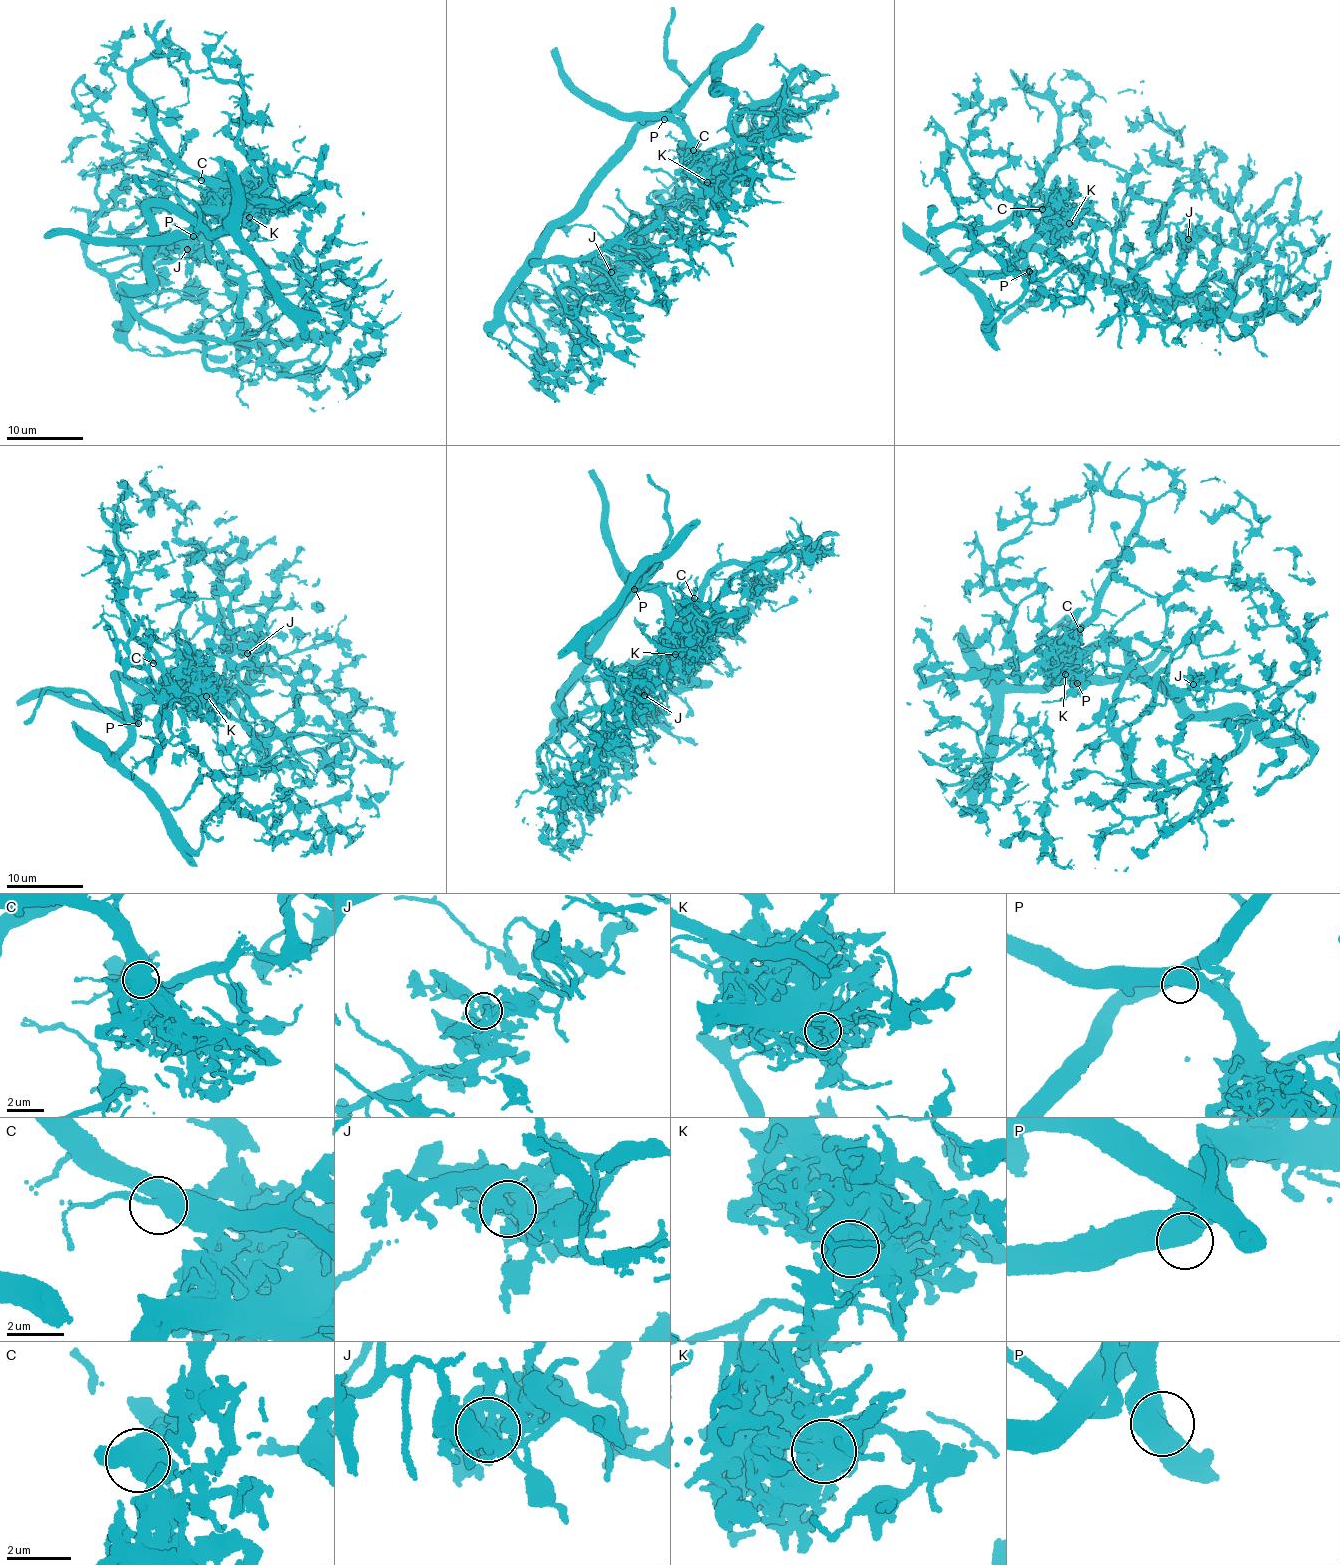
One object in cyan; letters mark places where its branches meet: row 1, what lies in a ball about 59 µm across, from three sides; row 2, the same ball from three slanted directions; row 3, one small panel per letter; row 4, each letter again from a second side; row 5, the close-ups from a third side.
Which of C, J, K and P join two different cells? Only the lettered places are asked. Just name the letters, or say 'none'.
K

